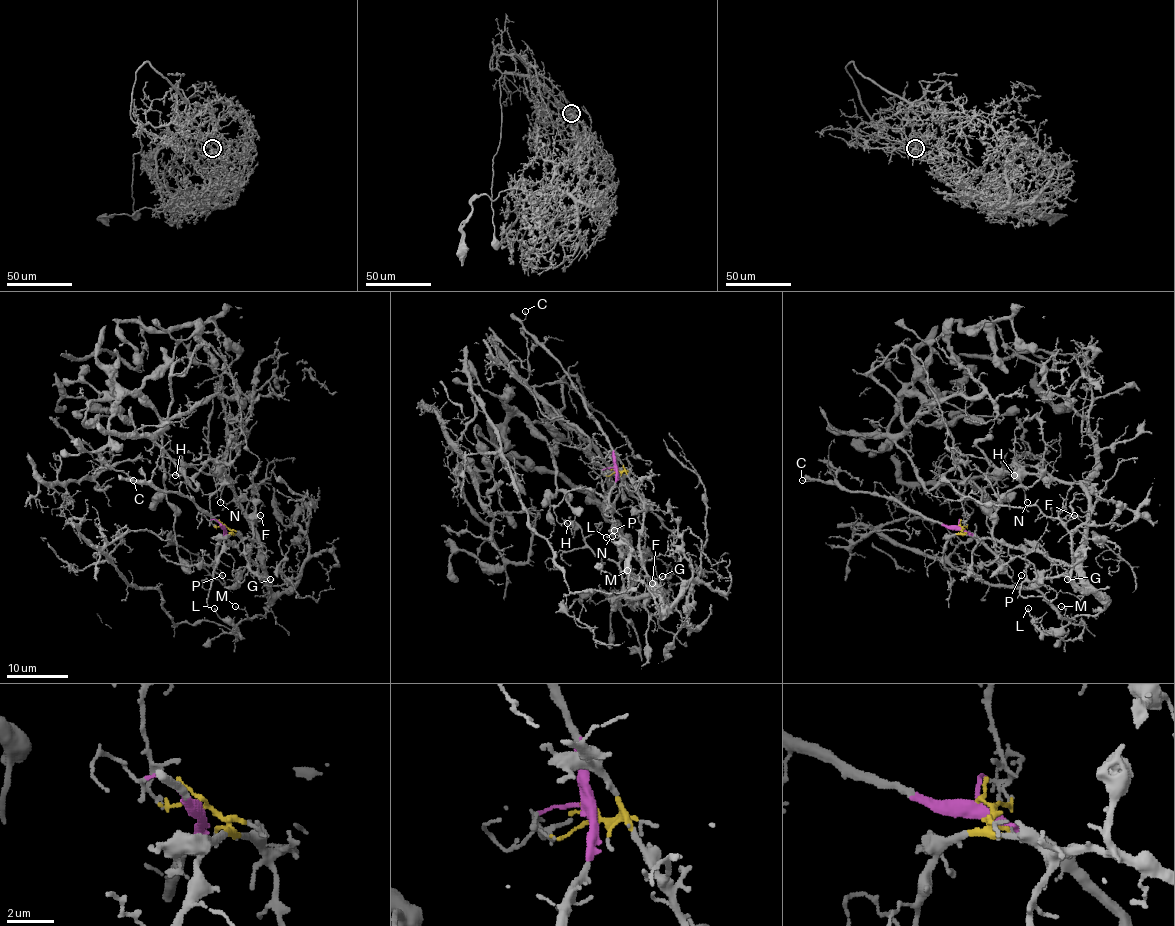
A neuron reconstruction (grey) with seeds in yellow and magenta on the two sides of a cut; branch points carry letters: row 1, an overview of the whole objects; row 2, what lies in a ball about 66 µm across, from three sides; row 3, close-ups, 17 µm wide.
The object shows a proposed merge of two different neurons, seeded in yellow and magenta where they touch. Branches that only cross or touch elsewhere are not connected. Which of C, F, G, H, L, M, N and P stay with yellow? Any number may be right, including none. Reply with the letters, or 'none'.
F, G, H, L, M, N

